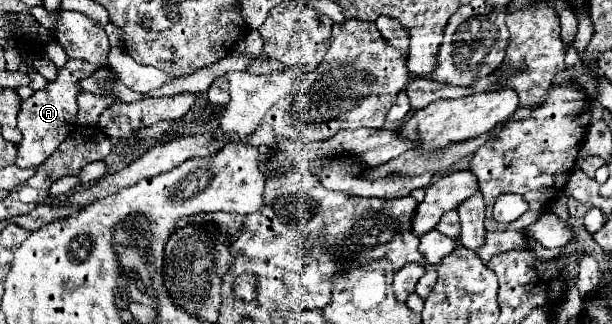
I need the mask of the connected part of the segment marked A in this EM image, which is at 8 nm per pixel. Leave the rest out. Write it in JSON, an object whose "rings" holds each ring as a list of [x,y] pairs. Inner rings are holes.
{"rings":[[[68,59],[68,63],[58,69],[58,75],[54,81],[50,81],[44,89],[34,91],[32,97],[22,101],[22,107],[18,113],[18,127],[24,135],[24,139],[18,145],[16,167],[20,167],[20,169],[38,167],[60,147],[60,143],[68,137],[68,133],[76,125],[76,113],[78,113],[76,95],[80,93],[78,81],[88,77],[96,69],[98,67],[92,67],[90,63],[84,63],[80,59]]]}

